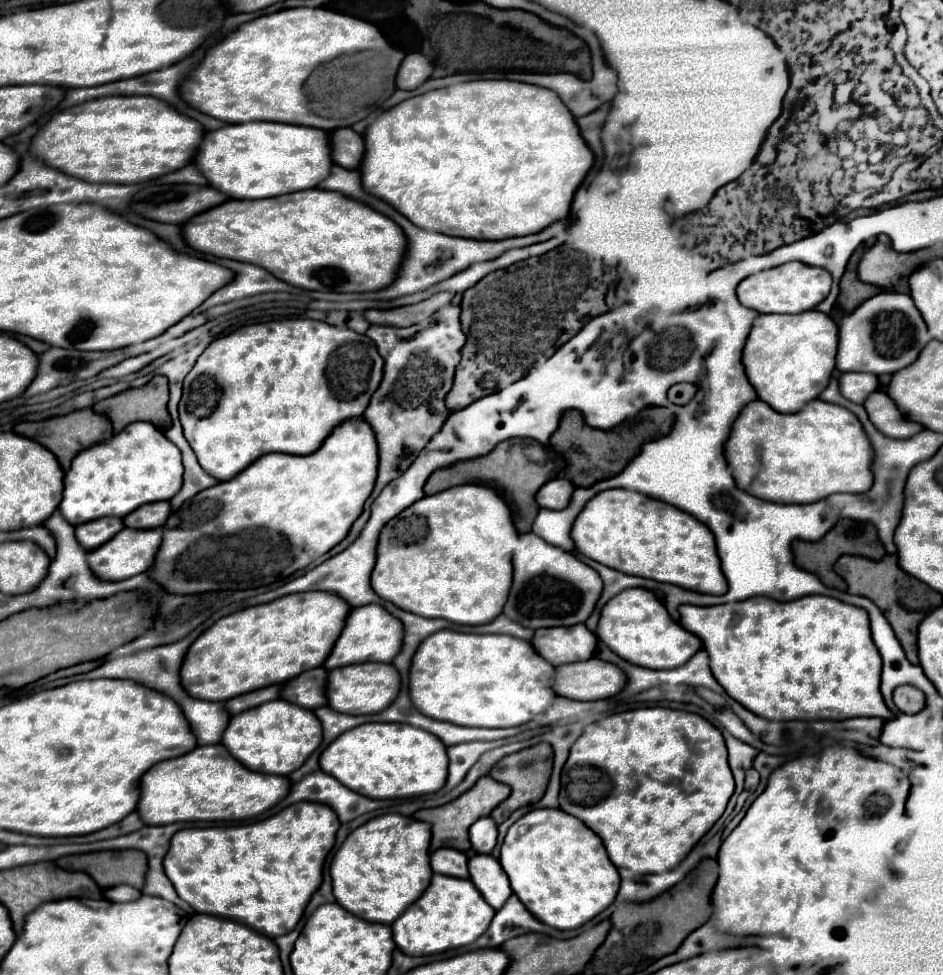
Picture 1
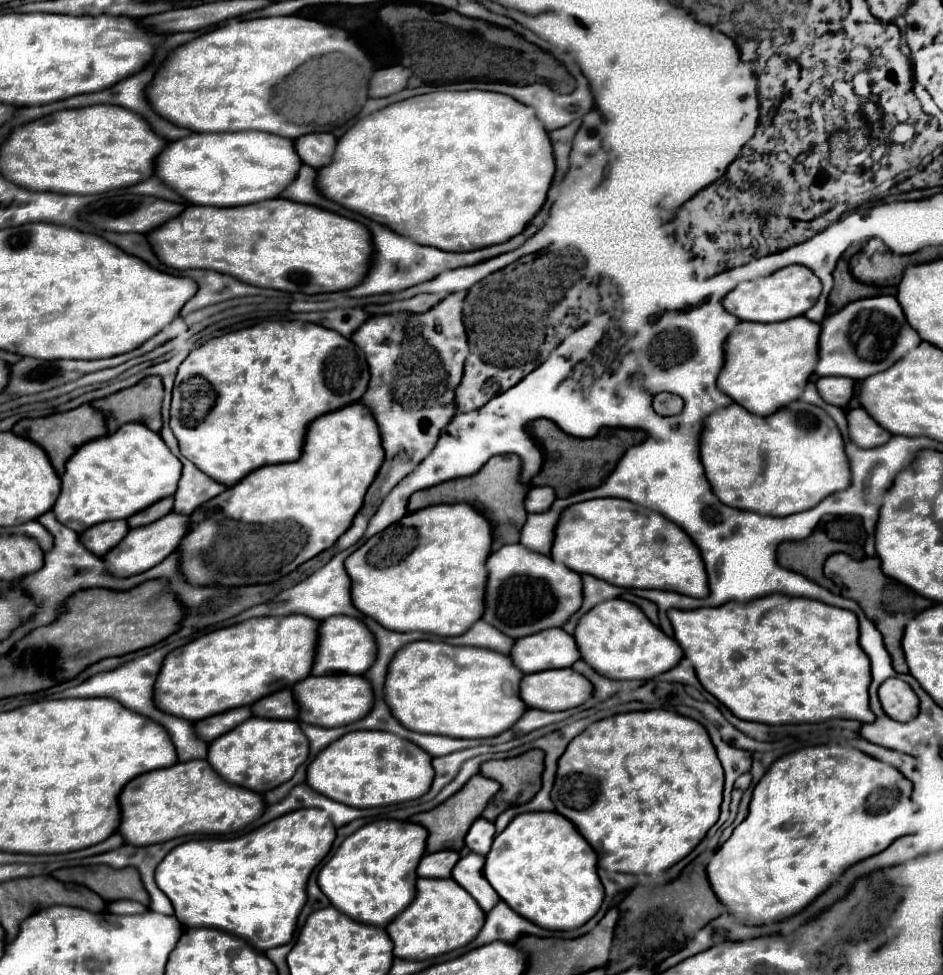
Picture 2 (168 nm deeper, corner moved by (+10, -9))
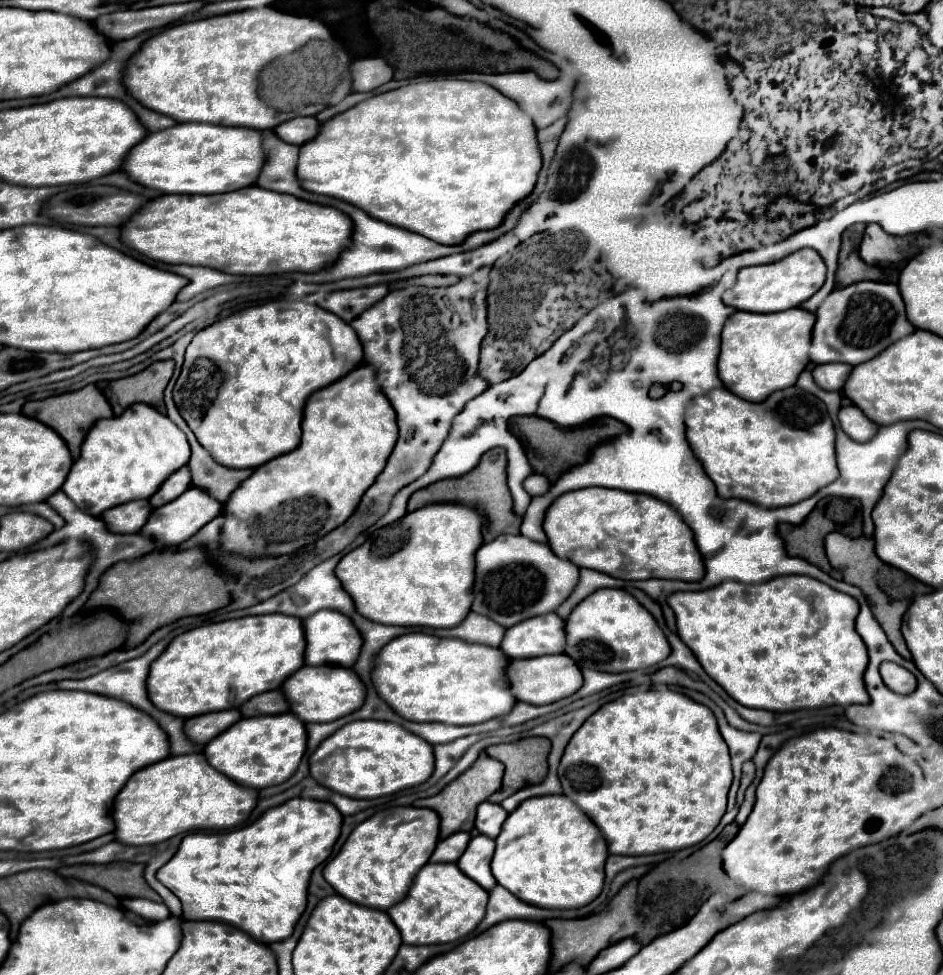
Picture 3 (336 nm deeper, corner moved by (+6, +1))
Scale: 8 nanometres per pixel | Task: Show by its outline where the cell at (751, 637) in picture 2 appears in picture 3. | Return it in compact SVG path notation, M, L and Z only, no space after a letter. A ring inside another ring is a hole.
M777 576L769 582L759 584L741 584L741 582L723 582L715 588L701 590L701 592L675 592L669 596L669 606L675 612L677 618L677 634L681 640L693 650L703 670L739 704L745 704L747 708L765 708L771 712L793 712L793 710L809 710L809 708L825 708L825 706L849 706L849 704L869 704L869 694L865 690L863 674L867 668L867 646L861 640L861 636L855 630L855 618L859 614L859 604L855 598L849 598L849 594L837 592L829 588L823 582L817 582L809 576Z

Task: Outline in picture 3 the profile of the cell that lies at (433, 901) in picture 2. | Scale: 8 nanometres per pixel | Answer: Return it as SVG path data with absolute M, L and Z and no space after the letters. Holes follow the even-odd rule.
M425 864L405 900L387 910L405 944L445 944L471 934L485 916L487 890L465 876L457 864Z

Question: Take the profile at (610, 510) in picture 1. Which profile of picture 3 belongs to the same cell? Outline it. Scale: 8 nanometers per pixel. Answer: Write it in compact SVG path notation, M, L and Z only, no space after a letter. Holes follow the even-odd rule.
M583 488L559 496L545 514L543 530L549 538L549 546L555 556L571 560L579 568L591 568L605 572L621 580L647 580L647 578L671 578L685 582L699 582L705 576L705 564L697 550L691 528L681 520L679 512L669 504L649 496L611 488Z

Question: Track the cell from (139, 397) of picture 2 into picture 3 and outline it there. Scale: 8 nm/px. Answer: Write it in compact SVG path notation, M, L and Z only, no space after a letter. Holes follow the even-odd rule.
M163 360L163 362L153 362L149 368L143 372L121 378L109 384L101 384L103 394L111 402L115 416L121 416L125 408L129 408L135 402L143 402L149 406L159 406L163 402L163 390L173 376L173 360ZM115 388L115 394L113 394Z

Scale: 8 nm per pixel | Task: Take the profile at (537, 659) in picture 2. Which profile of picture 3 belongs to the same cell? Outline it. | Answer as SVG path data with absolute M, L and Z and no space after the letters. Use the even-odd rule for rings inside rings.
M557 614L535 616L509 628L501 646L509 658L537 658L565 652L565 622Z

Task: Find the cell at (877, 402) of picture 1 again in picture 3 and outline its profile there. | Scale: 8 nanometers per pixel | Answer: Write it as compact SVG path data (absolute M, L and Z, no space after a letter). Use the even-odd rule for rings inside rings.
M845 406L839 412L839 422L841 428L857 442L867 442L877 434L877 424L873 424L857 406Z

